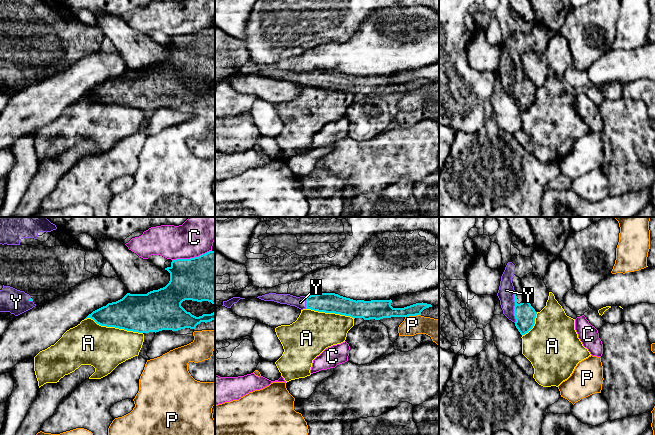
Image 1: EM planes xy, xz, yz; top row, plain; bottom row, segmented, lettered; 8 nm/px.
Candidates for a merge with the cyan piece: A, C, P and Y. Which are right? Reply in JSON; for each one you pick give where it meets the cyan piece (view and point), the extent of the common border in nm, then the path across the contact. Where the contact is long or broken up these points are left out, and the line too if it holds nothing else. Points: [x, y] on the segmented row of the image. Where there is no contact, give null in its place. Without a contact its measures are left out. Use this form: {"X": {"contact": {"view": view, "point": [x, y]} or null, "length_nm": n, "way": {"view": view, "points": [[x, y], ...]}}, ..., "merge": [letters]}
{"Y": {"contact": {"view": "yz", "point": [514, 306]}, "length_nm": 260}, "merge": ["Y"]}

